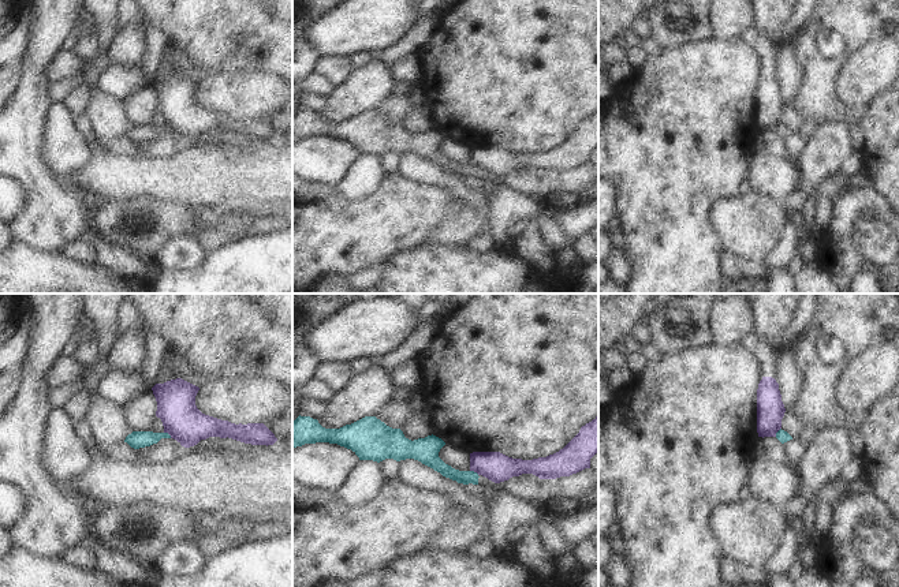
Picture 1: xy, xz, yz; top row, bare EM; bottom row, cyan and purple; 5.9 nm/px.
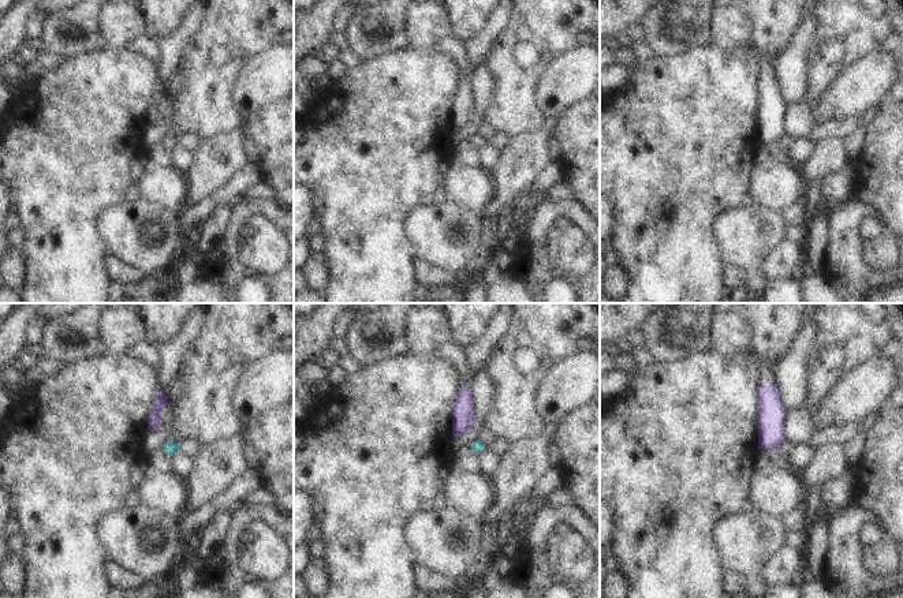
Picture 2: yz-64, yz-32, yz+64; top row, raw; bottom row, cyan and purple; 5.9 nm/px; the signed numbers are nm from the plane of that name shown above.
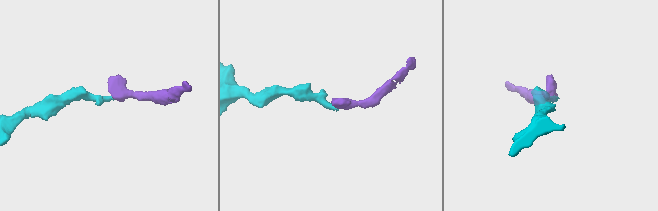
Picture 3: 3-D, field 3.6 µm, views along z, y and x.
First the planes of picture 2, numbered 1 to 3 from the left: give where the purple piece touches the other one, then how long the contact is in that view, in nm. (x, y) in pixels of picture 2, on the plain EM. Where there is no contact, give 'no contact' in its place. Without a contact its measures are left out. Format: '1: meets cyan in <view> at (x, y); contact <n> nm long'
1: no contact
2: no contact
3: no contact

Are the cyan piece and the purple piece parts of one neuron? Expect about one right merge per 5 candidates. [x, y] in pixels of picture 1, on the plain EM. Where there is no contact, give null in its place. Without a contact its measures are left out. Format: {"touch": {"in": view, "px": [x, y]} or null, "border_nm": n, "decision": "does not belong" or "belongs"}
{"touch": {"in": "xy", "px": [168, 129]}, "border_nm": 60, "decision": "does not belong"}

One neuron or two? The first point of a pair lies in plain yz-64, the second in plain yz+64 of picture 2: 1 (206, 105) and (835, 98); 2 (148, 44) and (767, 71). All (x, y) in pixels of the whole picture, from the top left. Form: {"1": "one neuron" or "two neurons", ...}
{"1": "two neurons", "2": "one neuron"}

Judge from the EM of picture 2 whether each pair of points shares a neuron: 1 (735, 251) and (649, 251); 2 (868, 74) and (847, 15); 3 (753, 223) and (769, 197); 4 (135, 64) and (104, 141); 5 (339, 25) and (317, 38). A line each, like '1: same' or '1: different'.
1: different
2: different
3: different
4: same
5: different

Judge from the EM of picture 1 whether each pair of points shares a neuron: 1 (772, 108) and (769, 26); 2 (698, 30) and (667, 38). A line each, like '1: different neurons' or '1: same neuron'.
1: different neurons
2: same neuron

